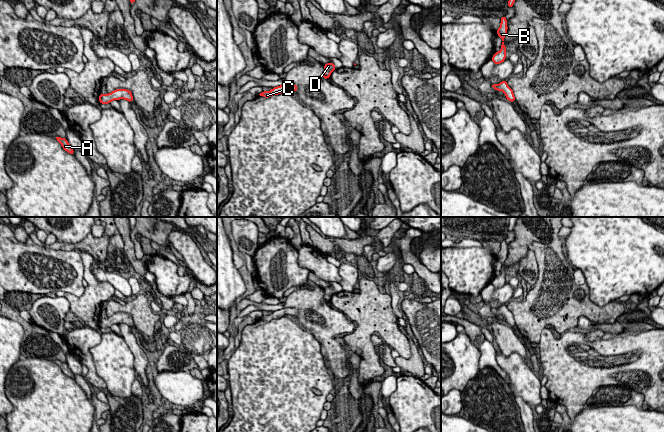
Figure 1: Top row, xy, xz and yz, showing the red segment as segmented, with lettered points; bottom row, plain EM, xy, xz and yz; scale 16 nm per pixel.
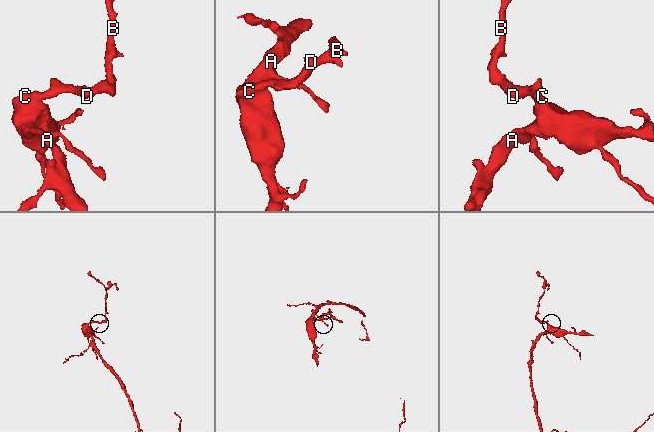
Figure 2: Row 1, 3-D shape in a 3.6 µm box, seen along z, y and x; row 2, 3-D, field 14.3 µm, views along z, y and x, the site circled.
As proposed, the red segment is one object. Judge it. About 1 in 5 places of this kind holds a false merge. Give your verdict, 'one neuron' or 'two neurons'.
one neuron

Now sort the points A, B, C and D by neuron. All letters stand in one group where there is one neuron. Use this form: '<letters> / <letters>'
A B C D

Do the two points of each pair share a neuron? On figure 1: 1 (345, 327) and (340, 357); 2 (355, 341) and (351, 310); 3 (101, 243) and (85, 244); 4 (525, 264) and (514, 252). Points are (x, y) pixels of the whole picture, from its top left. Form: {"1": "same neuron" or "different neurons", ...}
{"1": "same neuron", "2": "same neuron", "3": "same neuron", "4": "different neurons"}

